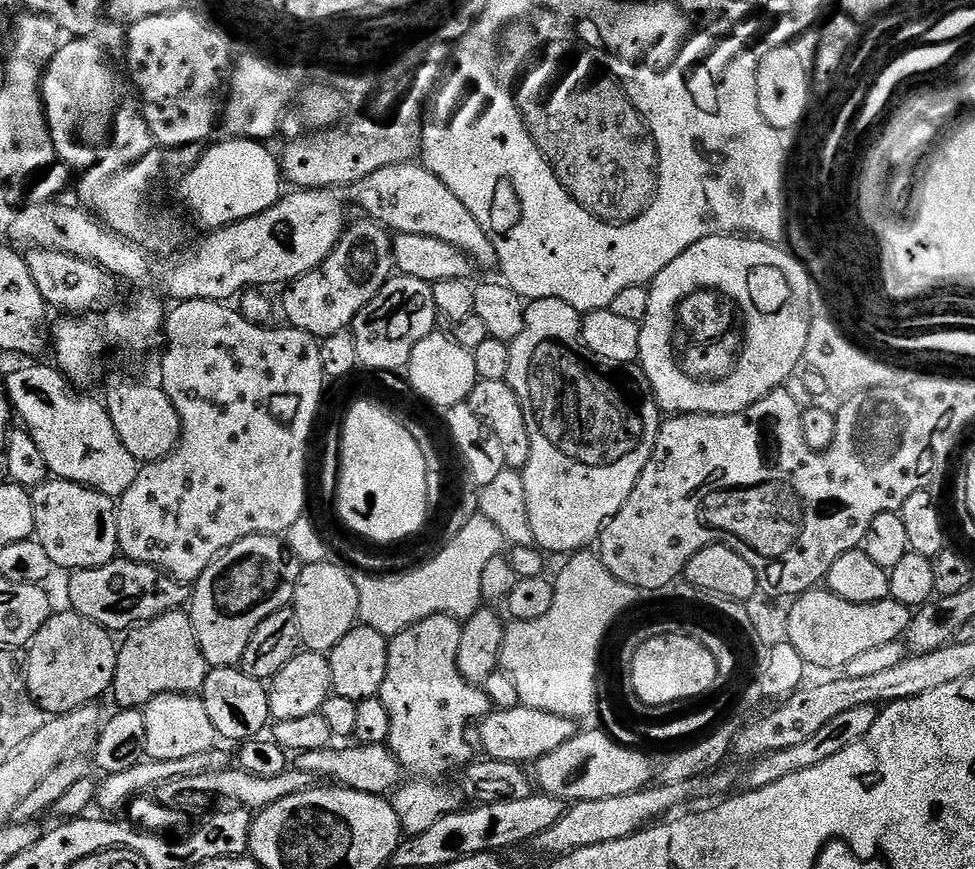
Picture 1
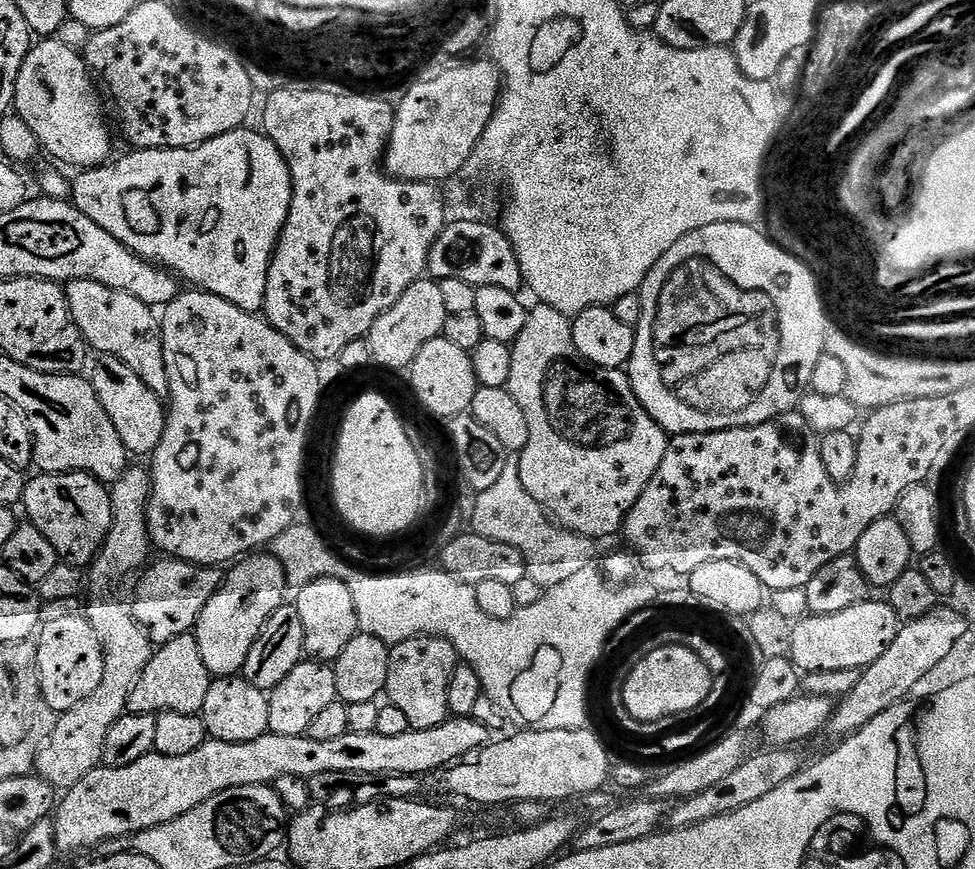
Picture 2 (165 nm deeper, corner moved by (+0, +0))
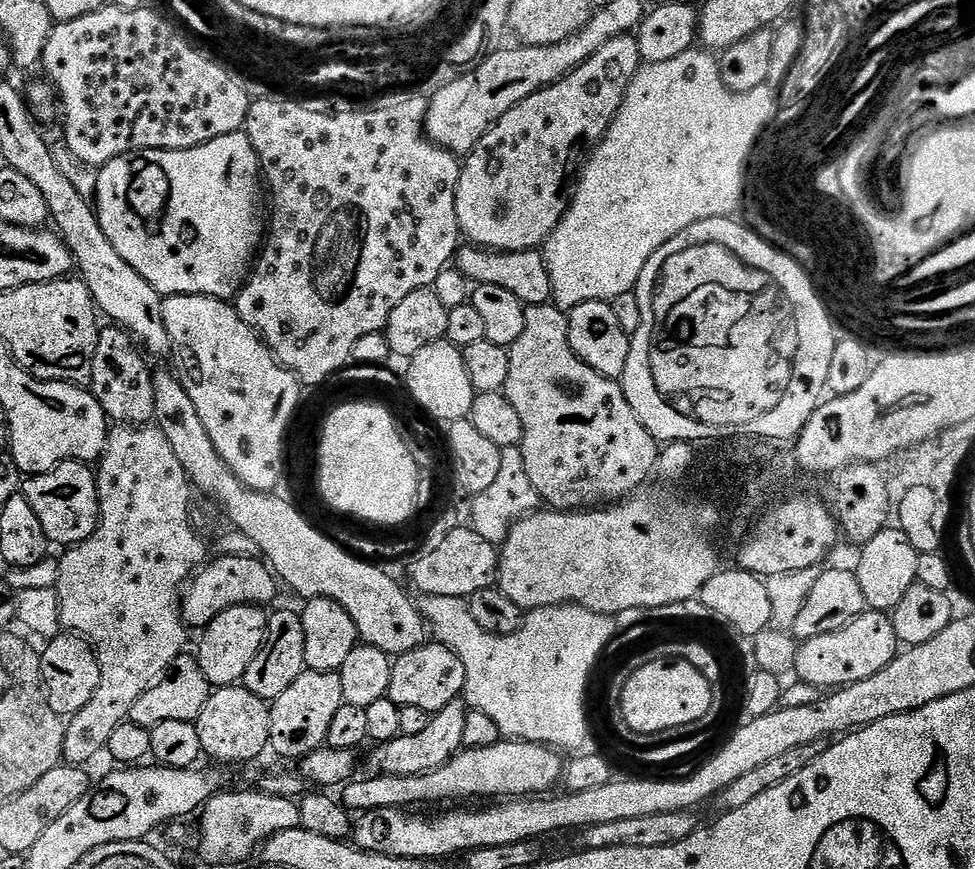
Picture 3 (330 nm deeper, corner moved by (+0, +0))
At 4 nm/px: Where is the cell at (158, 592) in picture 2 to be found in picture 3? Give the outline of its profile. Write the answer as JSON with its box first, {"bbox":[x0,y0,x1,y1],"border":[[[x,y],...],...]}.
{"bbox":[180,555,278,629],"border":[[[217,555],[209,559],[189,579],[180,602],[180,613],[184,616],[184,623],[189,629],[207,628],[218,614],[230,610],[234,606],[243,604],[255,604],[257,606],[268,606],[268,603],[276,596],[276,584],[278,588],[278,577],[267,563],[260,558],[242,558],[241,556]]]}

